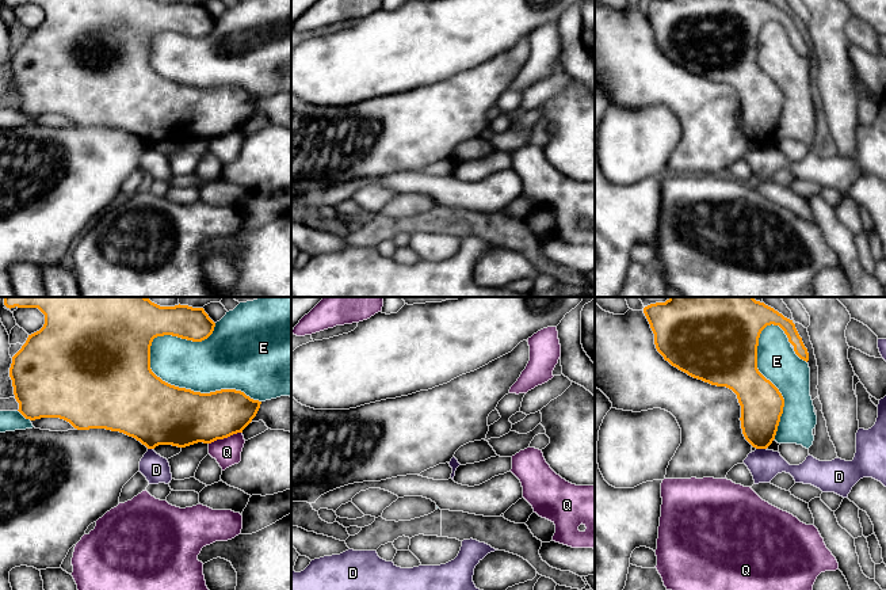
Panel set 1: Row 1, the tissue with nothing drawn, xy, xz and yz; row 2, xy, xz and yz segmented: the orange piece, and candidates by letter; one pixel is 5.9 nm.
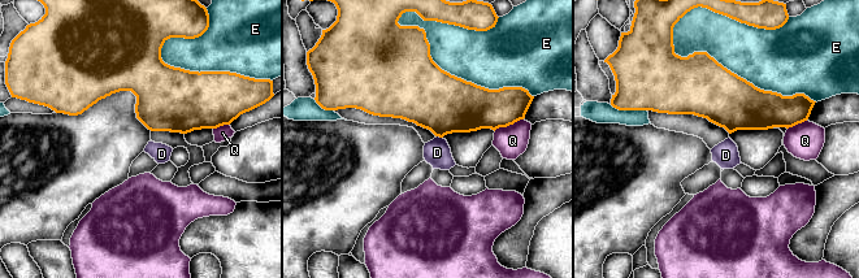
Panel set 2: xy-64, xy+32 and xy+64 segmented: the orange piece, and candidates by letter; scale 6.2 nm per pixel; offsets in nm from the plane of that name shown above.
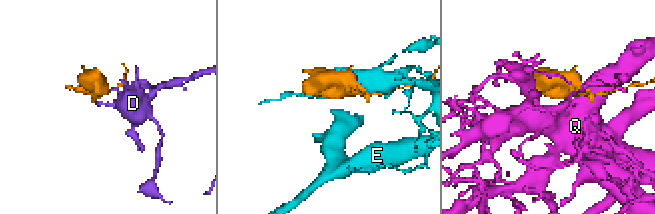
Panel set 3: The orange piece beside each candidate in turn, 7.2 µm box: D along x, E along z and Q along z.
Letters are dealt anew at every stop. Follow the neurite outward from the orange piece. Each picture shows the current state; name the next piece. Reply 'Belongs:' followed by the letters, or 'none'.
Belongs: none

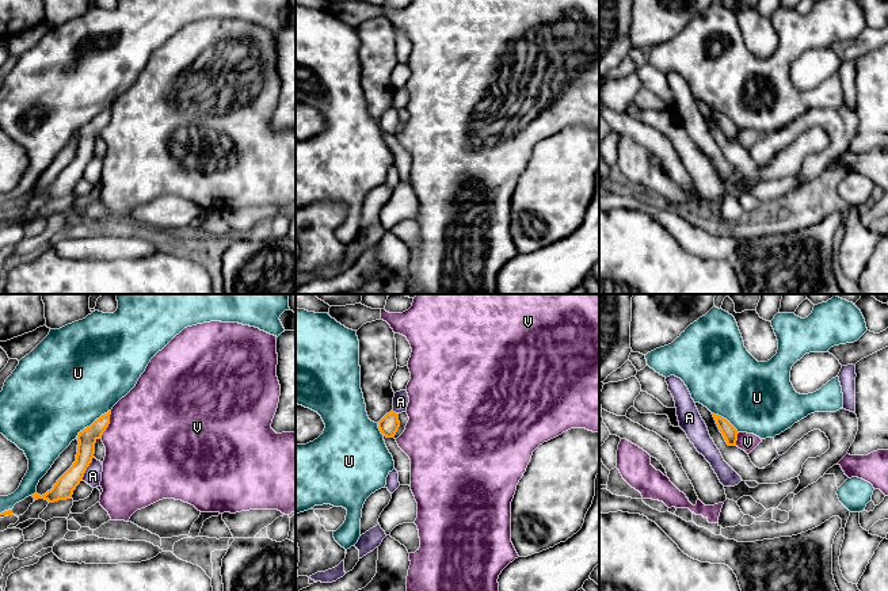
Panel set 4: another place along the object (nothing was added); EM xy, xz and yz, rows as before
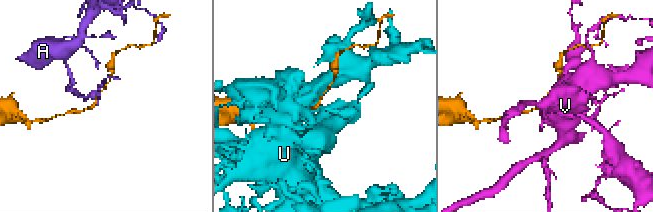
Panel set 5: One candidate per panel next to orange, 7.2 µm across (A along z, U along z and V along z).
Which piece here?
Belongs: none

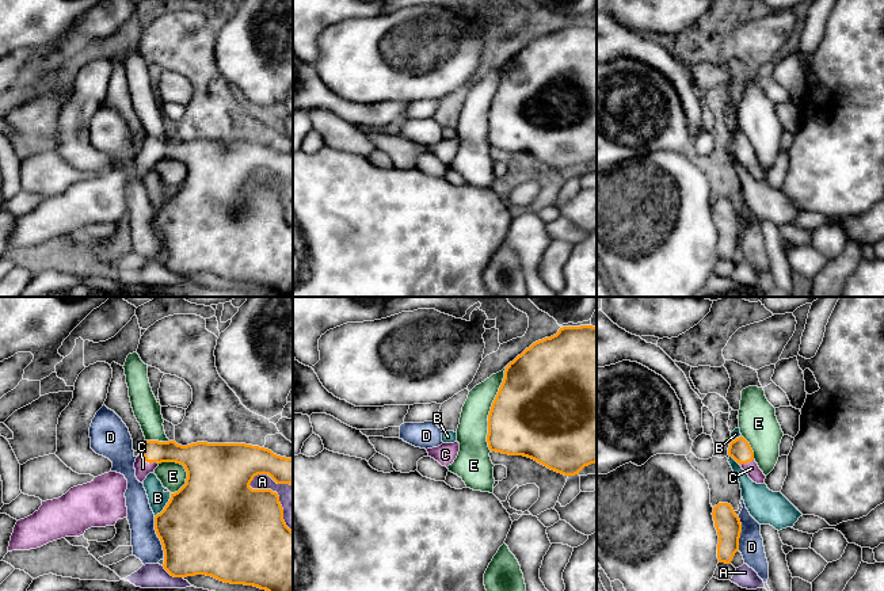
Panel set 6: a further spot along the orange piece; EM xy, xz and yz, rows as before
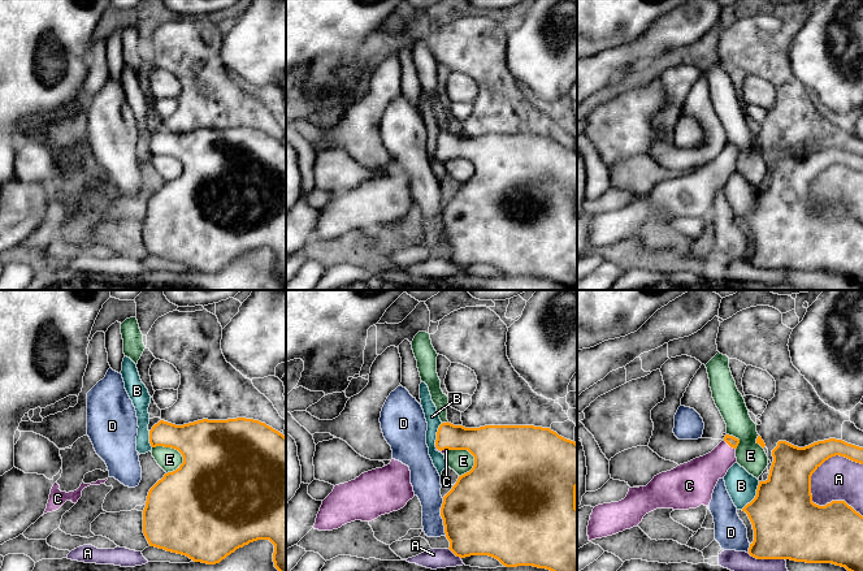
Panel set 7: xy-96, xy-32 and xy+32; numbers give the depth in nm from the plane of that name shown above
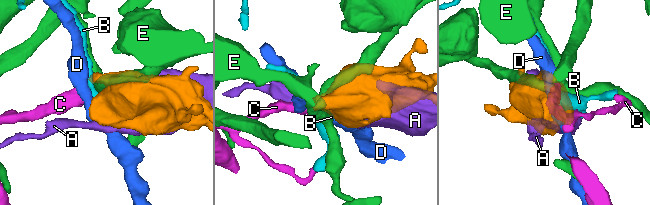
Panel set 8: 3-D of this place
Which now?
Belongs: C

